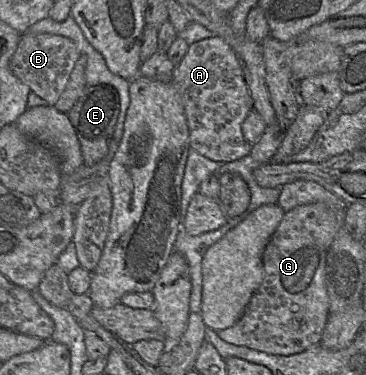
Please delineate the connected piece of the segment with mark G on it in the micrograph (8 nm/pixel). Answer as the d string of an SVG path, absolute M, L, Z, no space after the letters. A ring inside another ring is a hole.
M323 203L305 204L286 212L270 237L263 255L263 279L241 318L231 327L217 331L230 344L273 355L288 356L320 343L329 317L329 297L326 289L327 252L341 228L341 218Z

